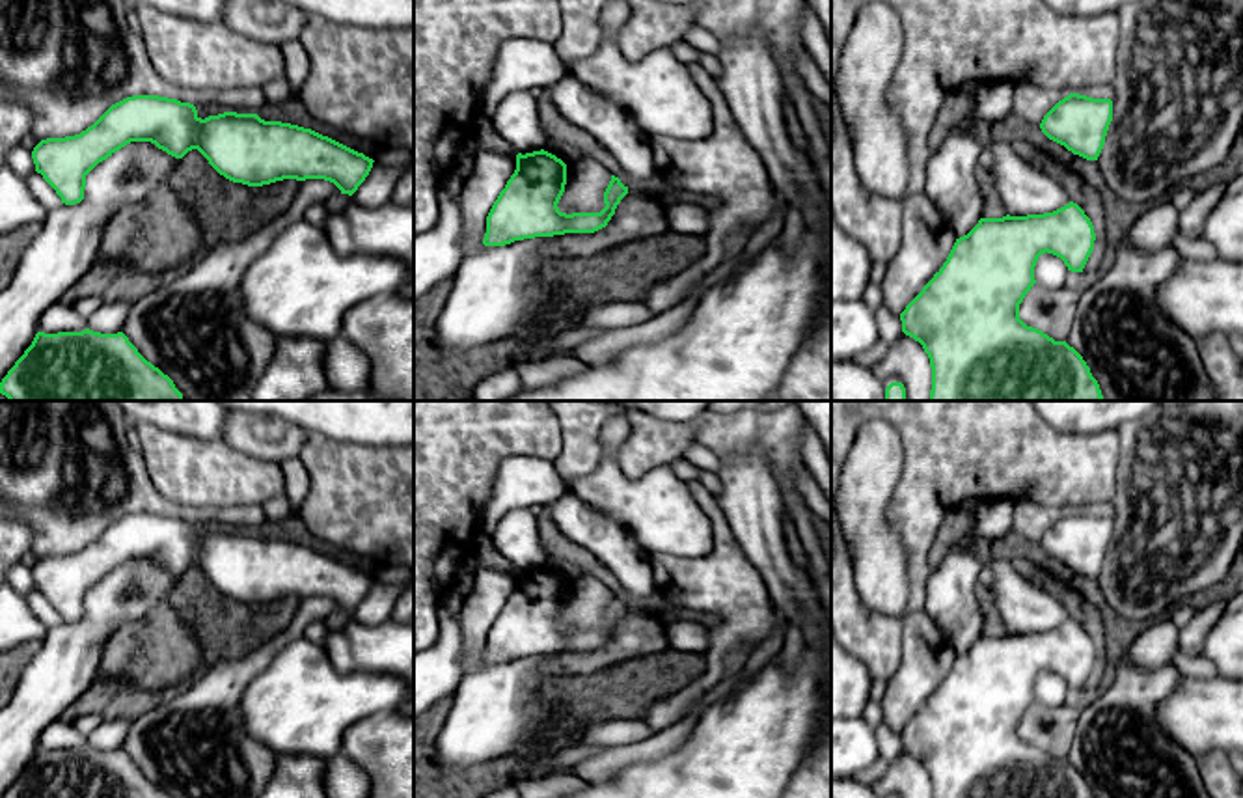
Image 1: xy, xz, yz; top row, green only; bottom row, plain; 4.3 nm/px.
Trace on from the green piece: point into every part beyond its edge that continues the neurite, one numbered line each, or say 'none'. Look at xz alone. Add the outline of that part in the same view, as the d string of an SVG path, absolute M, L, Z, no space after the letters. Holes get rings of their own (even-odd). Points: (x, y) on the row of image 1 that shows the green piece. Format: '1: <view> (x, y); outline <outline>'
none

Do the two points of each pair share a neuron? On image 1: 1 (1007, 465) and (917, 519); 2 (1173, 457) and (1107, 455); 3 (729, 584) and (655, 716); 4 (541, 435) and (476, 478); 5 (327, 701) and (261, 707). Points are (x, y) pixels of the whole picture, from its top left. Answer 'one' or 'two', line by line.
1: one
2: two
3: one
4: one
5: one

